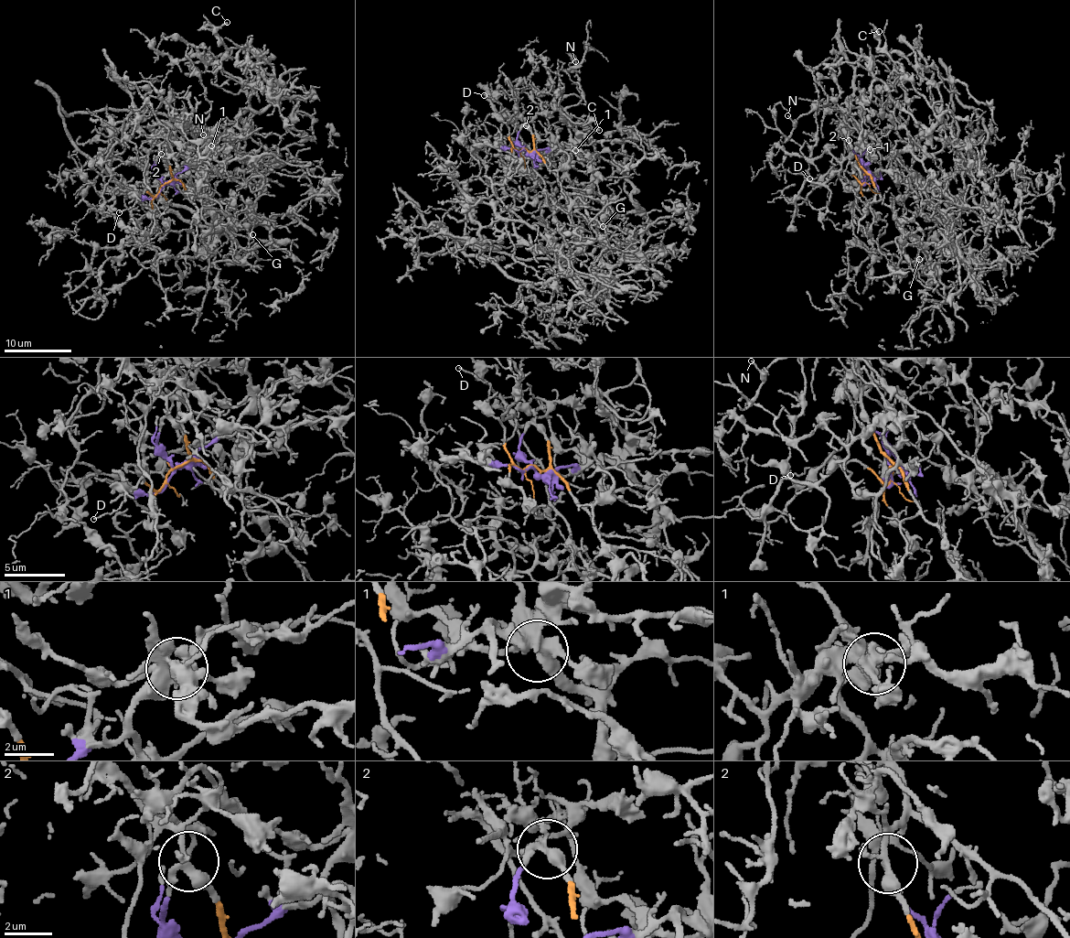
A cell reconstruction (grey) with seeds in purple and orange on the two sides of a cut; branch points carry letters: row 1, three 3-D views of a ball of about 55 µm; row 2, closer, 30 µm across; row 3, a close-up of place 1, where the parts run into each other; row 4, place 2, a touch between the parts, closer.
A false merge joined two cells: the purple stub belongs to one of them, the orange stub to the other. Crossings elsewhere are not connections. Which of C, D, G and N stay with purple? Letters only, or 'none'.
C

